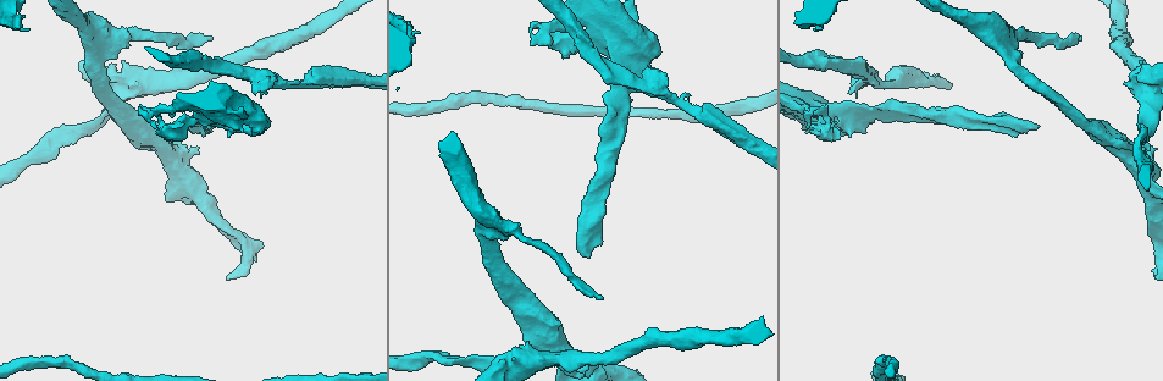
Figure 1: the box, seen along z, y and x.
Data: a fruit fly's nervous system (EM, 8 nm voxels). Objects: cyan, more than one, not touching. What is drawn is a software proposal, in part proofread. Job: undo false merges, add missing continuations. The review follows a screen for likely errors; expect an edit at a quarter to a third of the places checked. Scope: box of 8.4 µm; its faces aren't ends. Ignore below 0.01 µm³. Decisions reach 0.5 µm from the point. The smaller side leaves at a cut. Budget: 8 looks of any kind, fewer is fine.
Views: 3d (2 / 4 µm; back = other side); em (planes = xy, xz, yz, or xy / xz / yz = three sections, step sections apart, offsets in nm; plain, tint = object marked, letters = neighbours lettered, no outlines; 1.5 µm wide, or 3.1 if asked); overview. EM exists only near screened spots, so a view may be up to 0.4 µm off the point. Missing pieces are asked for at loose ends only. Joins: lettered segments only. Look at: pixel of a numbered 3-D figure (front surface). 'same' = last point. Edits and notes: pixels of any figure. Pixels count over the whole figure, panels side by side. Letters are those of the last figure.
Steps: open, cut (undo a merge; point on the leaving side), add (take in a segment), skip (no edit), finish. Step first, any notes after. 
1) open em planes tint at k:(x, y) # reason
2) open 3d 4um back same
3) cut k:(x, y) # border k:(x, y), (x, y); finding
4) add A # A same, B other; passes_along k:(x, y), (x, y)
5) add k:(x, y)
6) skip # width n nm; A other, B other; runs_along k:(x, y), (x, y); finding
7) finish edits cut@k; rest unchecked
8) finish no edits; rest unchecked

open 3d 4um at 1:(622, 139) # closes a loop

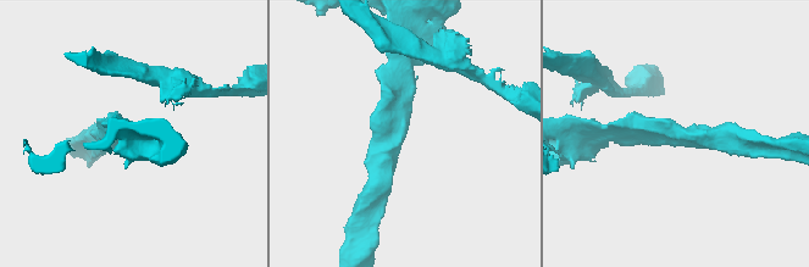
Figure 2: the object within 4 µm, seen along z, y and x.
open em planes letters at 2:(673, 135)

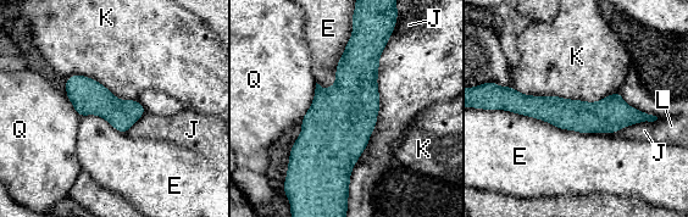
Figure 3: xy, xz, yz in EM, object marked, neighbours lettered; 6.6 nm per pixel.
skip # E other, J other, K other, L other, Q other; one neuron here

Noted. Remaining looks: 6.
open 3d 4um at 1:(259, 126) # abrupt turn

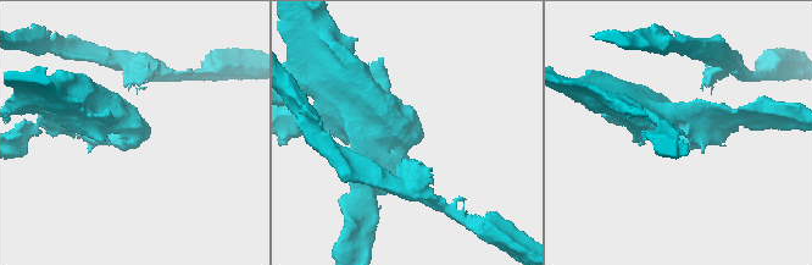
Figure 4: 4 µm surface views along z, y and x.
open em planes plain at 4:(402, 148) # need the tissue

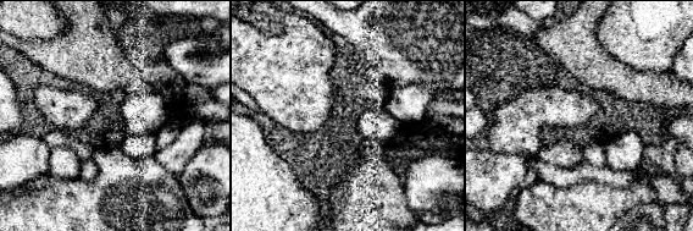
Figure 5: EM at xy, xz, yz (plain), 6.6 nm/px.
open em planes letters same # see the neighbours

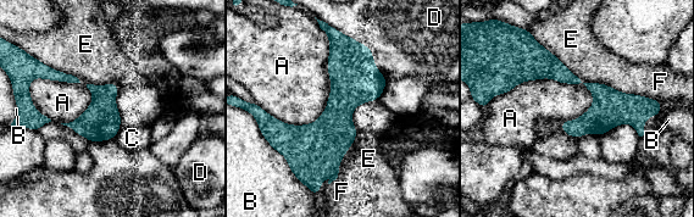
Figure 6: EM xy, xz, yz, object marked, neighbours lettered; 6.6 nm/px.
skip # A other, B other, C other, D other, E other, F other; border 6:(499, 95), (553, 78), (594, 100); all the same neuron

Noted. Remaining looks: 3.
open em yz step 8 tint at 1:(523, 339) # free end

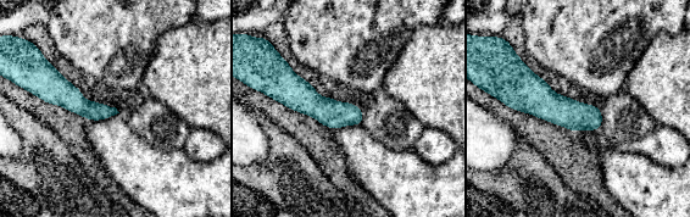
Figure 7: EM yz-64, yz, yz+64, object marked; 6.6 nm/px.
open em planes letters same # another direction

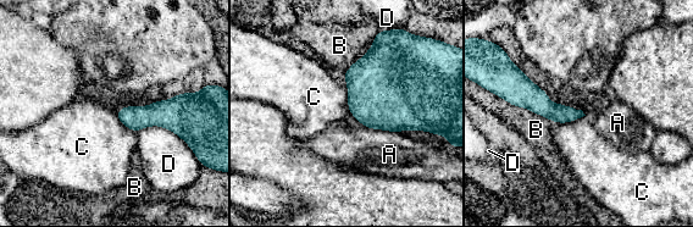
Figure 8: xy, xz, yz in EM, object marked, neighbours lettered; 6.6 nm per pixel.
skip # width 130 nm; A other, B other, C other, D other; border 8:(342, 76), (350, 111); none of them fits

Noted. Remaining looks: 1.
finish no edits; rest unchecked

